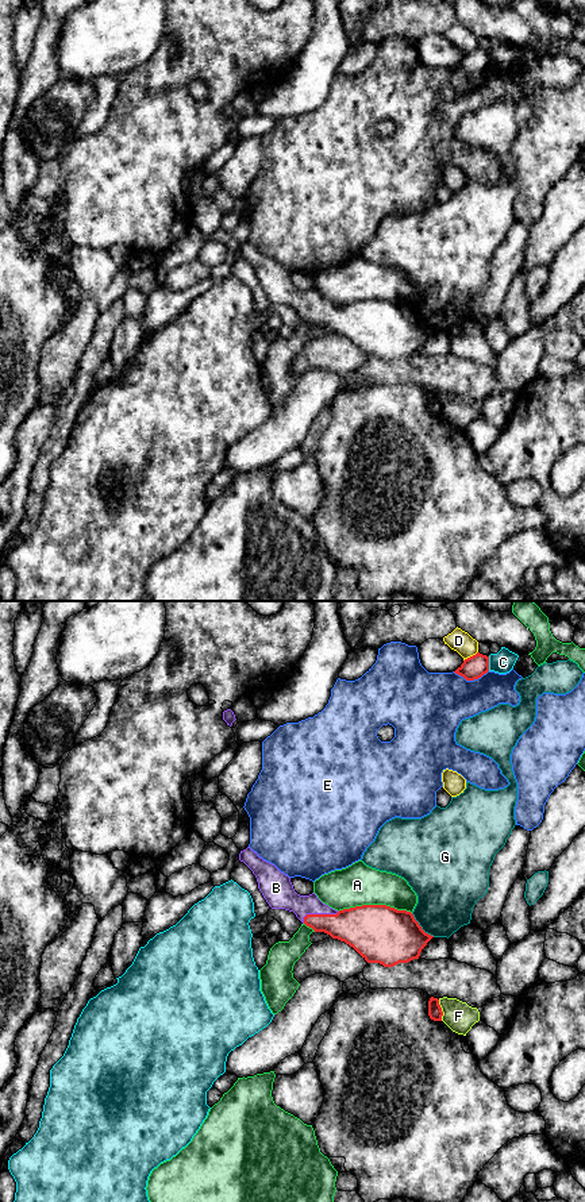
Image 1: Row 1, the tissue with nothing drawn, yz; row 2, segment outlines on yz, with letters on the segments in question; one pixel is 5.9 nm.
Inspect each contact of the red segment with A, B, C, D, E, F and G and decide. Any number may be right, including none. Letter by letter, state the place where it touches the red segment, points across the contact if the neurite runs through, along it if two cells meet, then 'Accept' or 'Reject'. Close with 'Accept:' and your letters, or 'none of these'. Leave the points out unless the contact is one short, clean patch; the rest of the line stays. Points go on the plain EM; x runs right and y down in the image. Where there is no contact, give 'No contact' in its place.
A: Touches red at yz (374, 300). Reject
B: Touches red at yz (318, 309). Path across: yz (357, 322), (339, 320), (318, 309), (281, 289). Accept
C: Touches red at yz (488, 58). Reject
D: Touches red at yz (470, 51). Reject
E: Touches red at yz (470, 74). Reject
F: Touches red at yz (441, 405). Reject
G: Touches red at yz (420, 322). Reject
Accept: B

